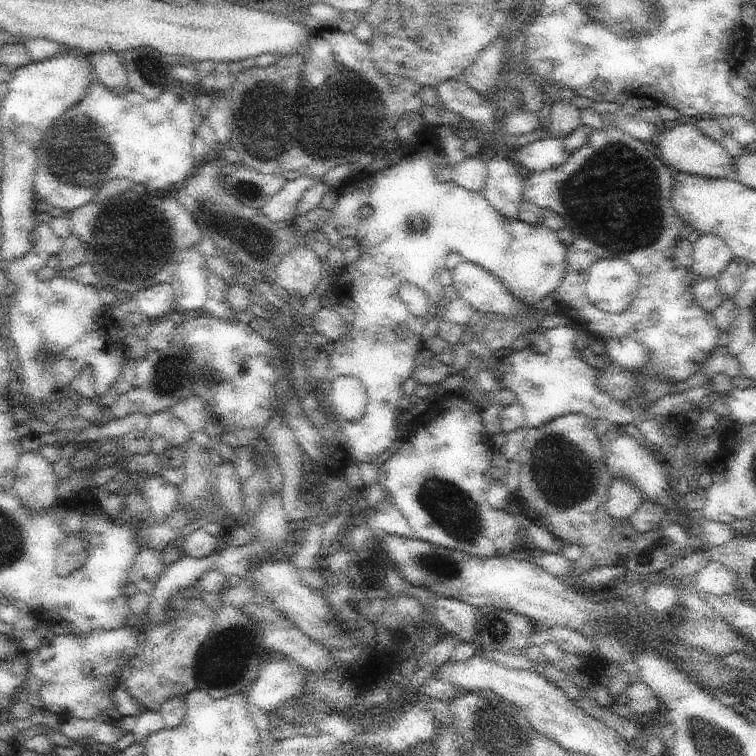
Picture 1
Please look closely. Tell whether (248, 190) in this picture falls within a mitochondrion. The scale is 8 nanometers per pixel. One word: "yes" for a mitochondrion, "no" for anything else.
yes

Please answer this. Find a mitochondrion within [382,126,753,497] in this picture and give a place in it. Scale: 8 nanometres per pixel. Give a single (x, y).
(599, 196)

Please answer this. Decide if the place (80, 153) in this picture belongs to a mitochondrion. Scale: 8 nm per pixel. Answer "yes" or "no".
yes

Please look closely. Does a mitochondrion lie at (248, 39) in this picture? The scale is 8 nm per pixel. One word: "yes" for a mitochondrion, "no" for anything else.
no

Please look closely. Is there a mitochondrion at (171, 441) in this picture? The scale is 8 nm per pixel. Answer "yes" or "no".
no

